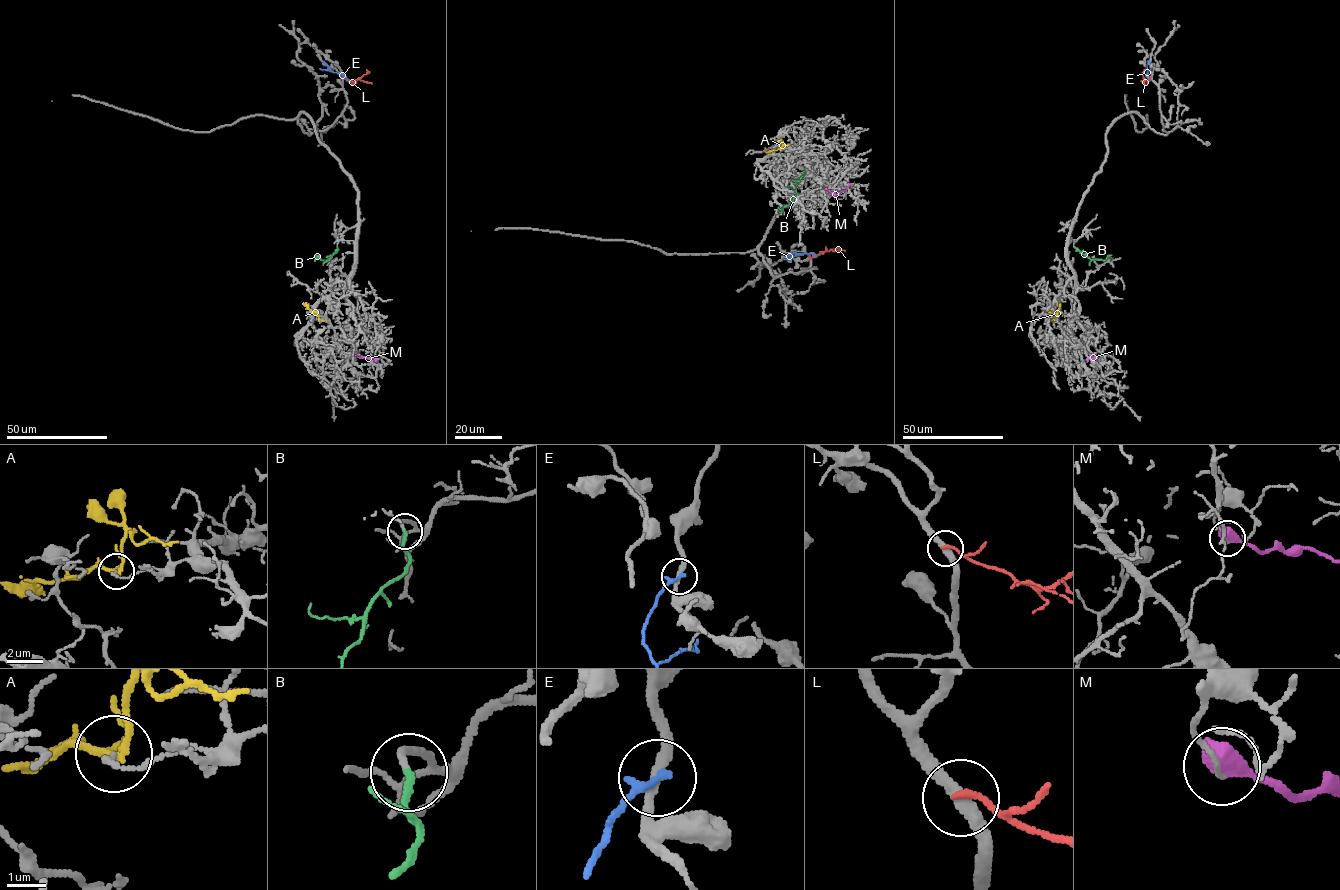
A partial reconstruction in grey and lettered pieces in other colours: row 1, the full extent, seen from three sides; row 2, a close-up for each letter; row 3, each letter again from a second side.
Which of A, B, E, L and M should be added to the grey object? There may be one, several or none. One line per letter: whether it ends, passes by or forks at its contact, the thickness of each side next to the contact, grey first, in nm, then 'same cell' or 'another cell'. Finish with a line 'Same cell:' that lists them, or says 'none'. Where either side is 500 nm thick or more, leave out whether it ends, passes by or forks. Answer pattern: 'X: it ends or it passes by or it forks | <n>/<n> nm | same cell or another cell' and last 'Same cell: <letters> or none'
A: it forks | 110/160 nm | another cell
B: it ends | 160/190 nm | same cell
E: it ends | 260/240 nm | another cell
L: it ends | 320/190 nm | another cell
M: 140/700 nm | another cell
Same cell: B

